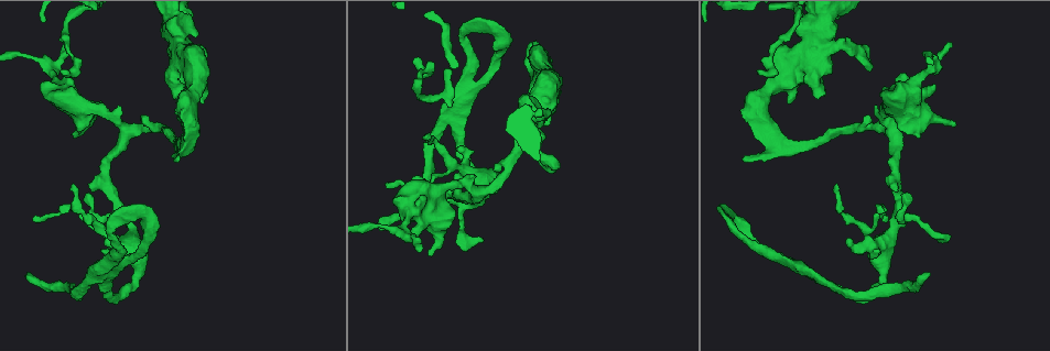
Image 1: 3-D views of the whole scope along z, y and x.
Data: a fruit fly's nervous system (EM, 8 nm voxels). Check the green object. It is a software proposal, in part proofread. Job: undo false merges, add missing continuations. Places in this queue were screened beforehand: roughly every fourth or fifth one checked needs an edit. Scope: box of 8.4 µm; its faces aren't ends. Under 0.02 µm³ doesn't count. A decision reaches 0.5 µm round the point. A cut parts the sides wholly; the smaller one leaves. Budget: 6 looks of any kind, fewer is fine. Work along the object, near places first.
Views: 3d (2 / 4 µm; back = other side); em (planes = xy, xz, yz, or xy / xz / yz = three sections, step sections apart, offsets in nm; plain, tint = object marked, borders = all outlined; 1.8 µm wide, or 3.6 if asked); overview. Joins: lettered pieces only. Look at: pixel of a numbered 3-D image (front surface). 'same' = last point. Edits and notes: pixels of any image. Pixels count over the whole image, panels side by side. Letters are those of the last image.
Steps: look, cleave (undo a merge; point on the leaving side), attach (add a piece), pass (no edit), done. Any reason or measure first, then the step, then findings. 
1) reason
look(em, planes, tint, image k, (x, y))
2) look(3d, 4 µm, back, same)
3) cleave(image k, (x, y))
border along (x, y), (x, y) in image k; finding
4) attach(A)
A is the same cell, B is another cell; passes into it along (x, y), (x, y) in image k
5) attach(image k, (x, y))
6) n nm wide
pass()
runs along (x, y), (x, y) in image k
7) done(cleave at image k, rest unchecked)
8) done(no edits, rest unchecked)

two arms in line, one across
look(em, yz, step 8, borders, image 1, (823, 280))

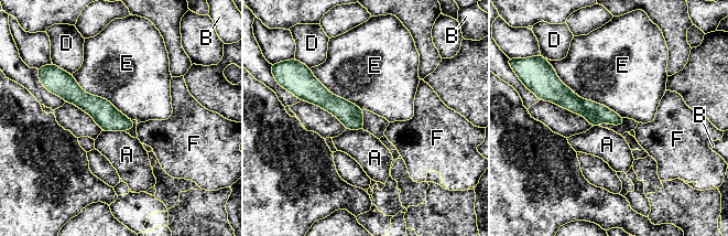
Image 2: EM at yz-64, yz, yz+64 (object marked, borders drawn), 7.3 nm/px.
another direction
look(em, xz, step 4, borders, same)

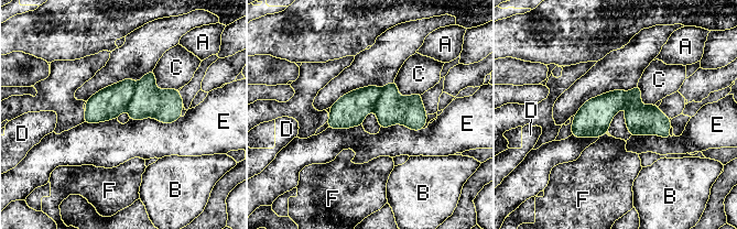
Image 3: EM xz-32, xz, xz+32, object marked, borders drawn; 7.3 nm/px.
240 nm wide; E touches over 380 nm
pass()
A, B, C, D, E and F are other cells; continuous, no second cell

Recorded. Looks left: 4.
branch stops here
look(em, xy, step 8, borders, image 1, (929, 275))

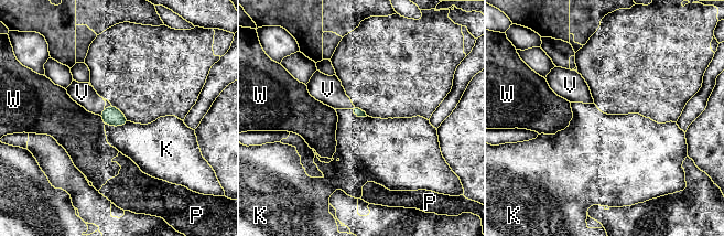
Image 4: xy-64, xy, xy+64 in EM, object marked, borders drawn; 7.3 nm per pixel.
K touches over 190 nm
attach(V)
V is the same cell, K, P and W are other cells; it goes on there

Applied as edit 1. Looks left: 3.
branch stops here
look(3d, 4 µm, image 1, (939, 241))

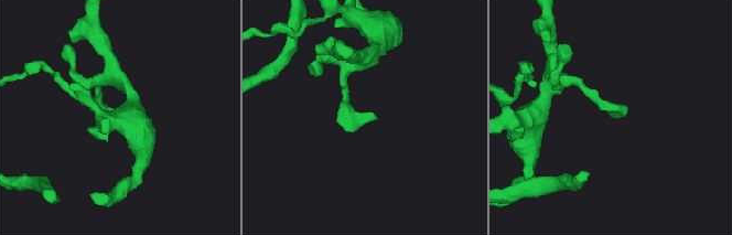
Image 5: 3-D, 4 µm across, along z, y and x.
look(em, xz, step 4, borders, image 5, (375, 118))

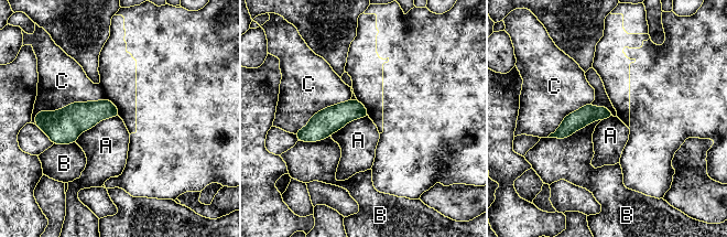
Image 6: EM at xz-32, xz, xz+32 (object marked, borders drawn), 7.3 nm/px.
pass()
A, B and C are other cells; runs along (364, 110), (340, 114), (302, 138) in image 6; none of them fits

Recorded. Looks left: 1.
done(attach at image 4, rest unchecked)

